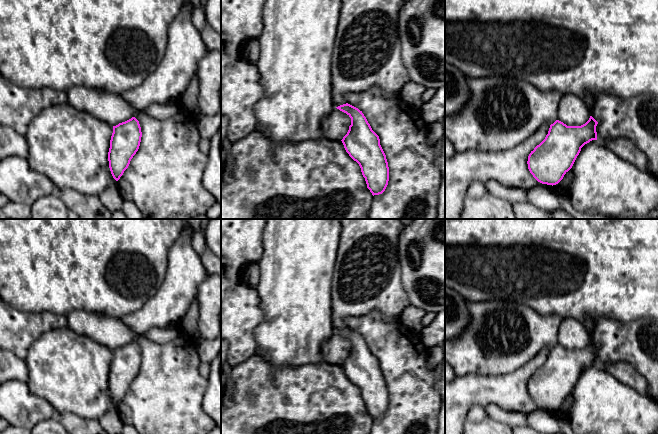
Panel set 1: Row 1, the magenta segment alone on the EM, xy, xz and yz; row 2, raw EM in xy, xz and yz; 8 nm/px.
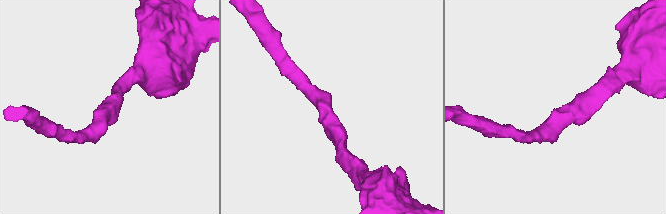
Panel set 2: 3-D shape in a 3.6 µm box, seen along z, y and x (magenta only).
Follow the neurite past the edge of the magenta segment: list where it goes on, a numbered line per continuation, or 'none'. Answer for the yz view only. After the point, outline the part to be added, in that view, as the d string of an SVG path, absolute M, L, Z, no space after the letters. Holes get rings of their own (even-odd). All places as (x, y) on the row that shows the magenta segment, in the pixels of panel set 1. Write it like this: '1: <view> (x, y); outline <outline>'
1: yz (501, 113); outline M466 76L470 99L451 117L445 117L445 137L457 153L466 151L496 152L514 148L535 133L543 123L557 120L563 94L542 91L529 82L505 77Z

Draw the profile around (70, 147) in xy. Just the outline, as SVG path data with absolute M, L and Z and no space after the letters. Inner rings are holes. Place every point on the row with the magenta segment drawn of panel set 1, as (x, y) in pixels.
M68 103L55 105L41 111L30 122L28 131L24 135L29 147L27 160L33 170L44 174L53 182L56 191L72 189L85 195L99 197L106 189L116 188L117 184L111 174L108 161L112 133L112 126L89 113L77 110Z

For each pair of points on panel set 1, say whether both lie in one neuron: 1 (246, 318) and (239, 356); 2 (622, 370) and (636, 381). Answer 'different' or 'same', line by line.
1: same
2: same

